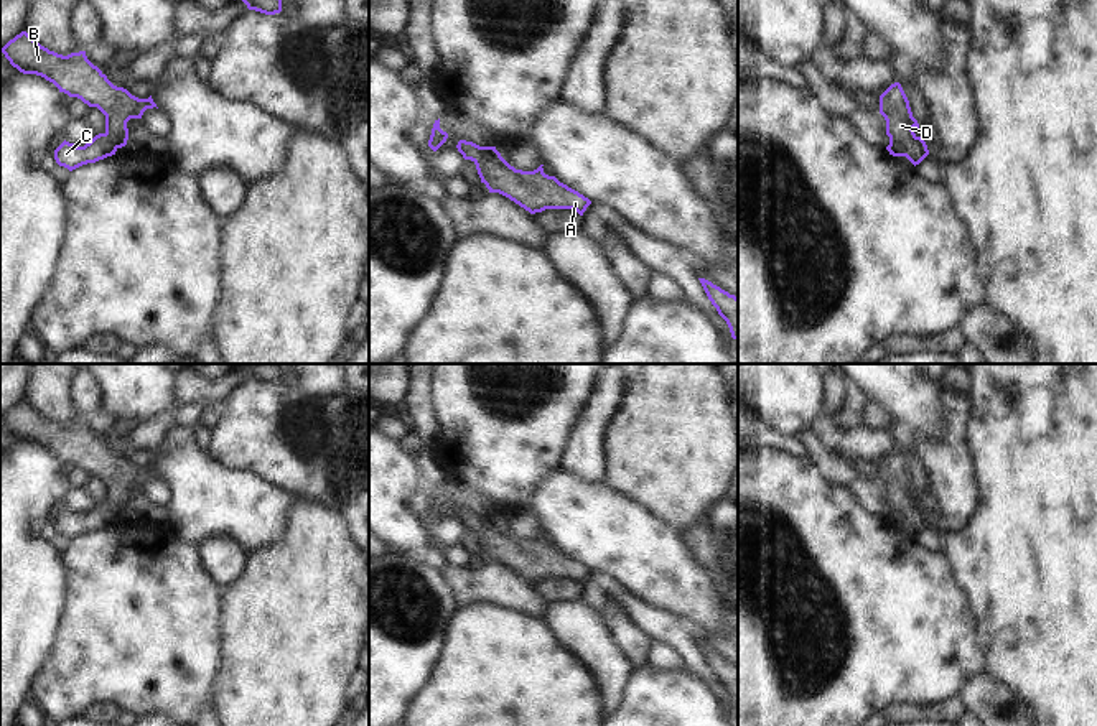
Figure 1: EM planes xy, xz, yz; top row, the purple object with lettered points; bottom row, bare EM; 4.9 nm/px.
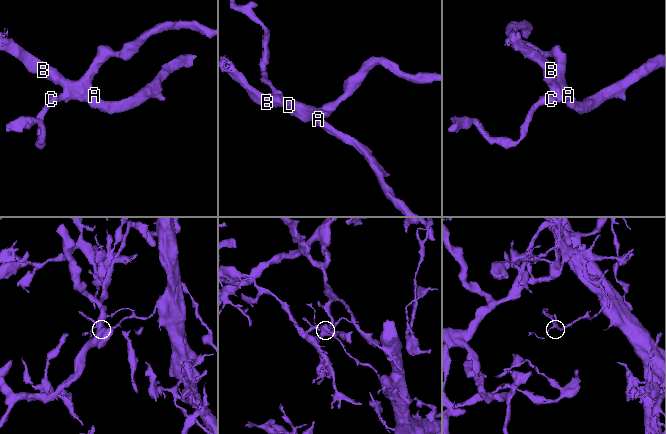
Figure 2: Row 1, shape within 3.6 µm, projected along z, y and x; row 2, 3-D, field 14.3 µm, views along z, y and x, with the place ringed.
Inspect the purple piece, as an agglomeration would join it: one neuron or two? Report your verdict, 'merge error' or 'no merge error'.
no merge error

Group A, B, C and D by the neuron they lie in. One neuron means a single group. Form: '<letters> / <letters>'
A B C D

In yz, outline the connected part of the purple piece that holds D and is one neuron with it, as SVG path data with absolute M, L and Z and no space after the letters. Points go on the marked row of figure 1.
M899 82L891 84L880 95L880 114L886 120L886 135L889 137L886 150L889 155L906 156L914 166L919 165L929 150L913 130L914 127L919 128L919 123L913 117L909 100Z

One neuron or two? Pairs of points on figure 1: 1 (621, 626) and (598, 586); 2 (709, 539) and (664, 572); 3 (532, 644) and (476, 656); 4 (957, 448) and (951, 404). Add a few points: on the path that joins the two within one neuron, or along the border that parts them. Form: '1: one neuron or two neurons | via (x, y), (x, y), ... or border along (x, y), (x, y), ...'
1: two neurons | border along (598, 609), (613, 600), (636, 628)
2: two neurons | border along (677, 532), (714, 585)
3: one neuron | via (519, 654), (490, 656)
4: one neuron | via (957, 437), (957, 415)

